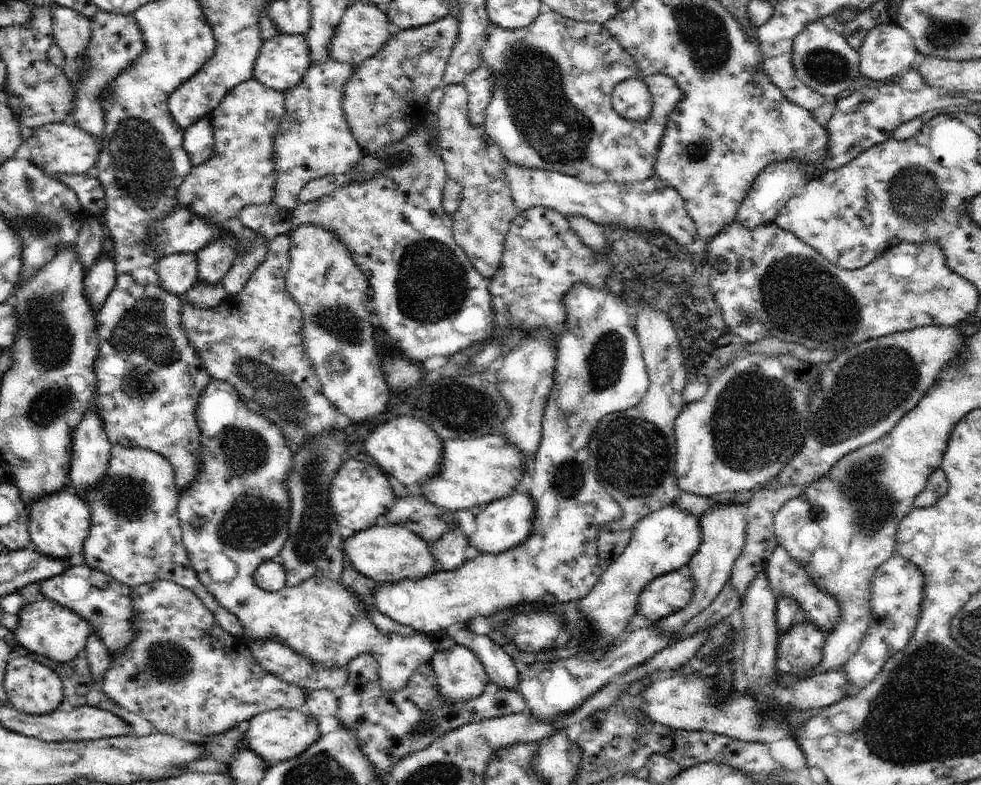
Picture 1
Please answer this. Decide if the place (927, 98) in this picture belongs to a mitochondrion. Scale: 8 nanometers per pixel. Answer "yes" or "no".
no

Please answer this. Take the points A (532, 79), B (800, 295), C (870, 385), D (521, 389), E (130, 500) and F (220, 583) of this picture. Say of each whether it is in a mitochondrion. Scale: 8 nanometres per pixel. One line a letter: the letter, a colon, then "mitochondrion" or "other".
A: mitochondrion
B: mitochondrion
C: mitochondrion
D: mitochondrion
E: mitochondrion
F: other

